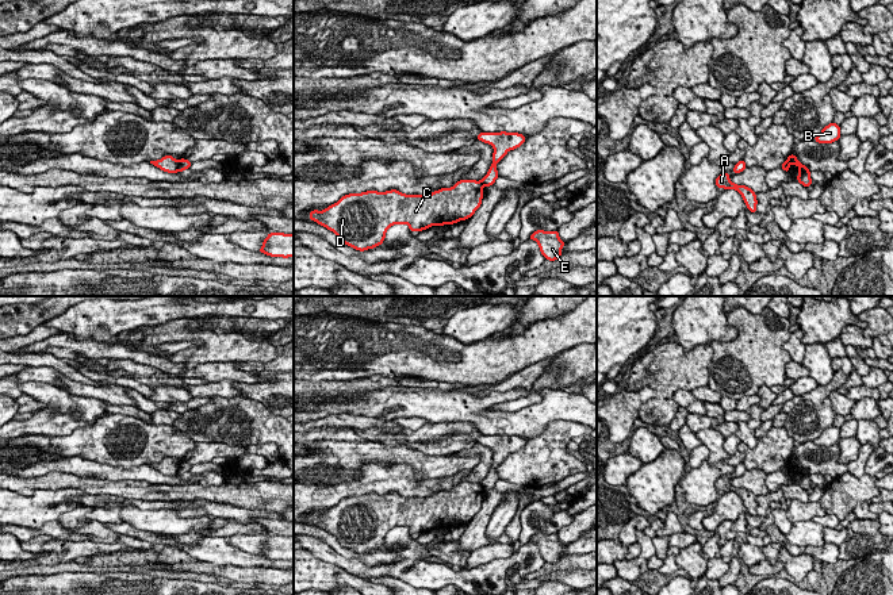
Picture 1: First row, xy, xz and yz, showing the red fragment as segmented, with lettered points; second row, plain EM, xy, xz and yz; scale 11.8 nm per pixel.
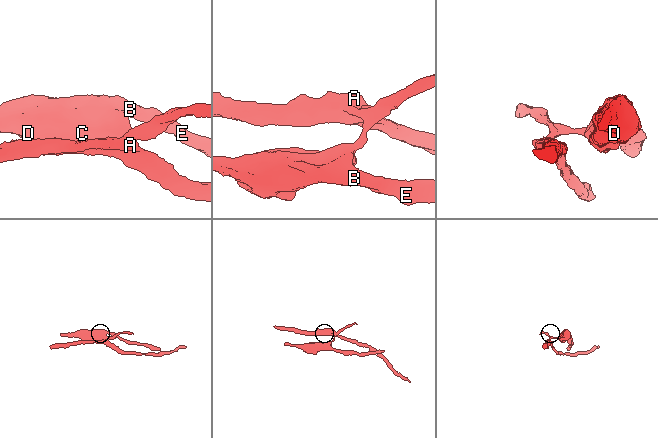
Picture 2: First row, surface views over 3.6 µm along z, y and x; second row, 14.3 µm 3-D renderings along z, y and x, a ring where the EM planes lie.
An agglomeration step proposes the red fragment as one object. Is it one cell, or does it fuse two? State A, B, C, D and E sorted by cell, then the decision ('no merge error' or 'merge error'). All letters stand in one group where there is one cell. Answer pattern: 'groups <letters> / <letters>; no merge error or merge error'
groups A / B C D E; merge error

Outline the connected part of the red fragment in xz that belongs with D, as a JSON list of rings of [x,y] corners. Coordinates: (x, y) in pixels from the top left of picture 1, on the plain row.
[[[465,481],[451,491],[425,498],[406,498],[398,492],[349,496],[326,513],[313,513],[308,521],[333,534],[344,548],[364,554],[380,549],[387,533],[394,527],[407,527],[410,534],[422,534],[430,529],[453,527],[470,522],[482,507],[483,490],[482,484]]]

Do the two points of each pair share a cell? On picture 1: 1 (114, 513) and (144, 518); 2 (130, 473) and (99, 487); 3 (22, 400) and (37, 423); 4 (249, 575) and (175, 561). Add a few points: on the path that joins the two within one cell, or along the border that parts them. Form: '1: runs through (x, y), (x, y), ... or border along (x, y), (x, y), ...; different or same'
1: border along (122, 507), (121, 521); different
2: border along (84, 476), (146, 482); different
3: border along (46, 407), (39, 410); different
4: runs through (230, 572), (194, 565); same

